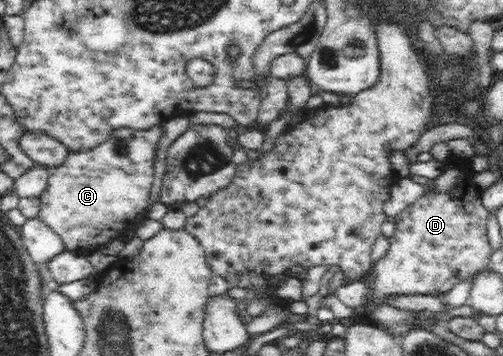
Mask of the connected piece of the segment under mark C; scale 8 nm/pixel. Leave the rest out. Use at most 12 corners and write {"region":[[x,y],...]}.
{"region":[[161,125],[67,155],[38,218],[67,251],[146,212]]}

